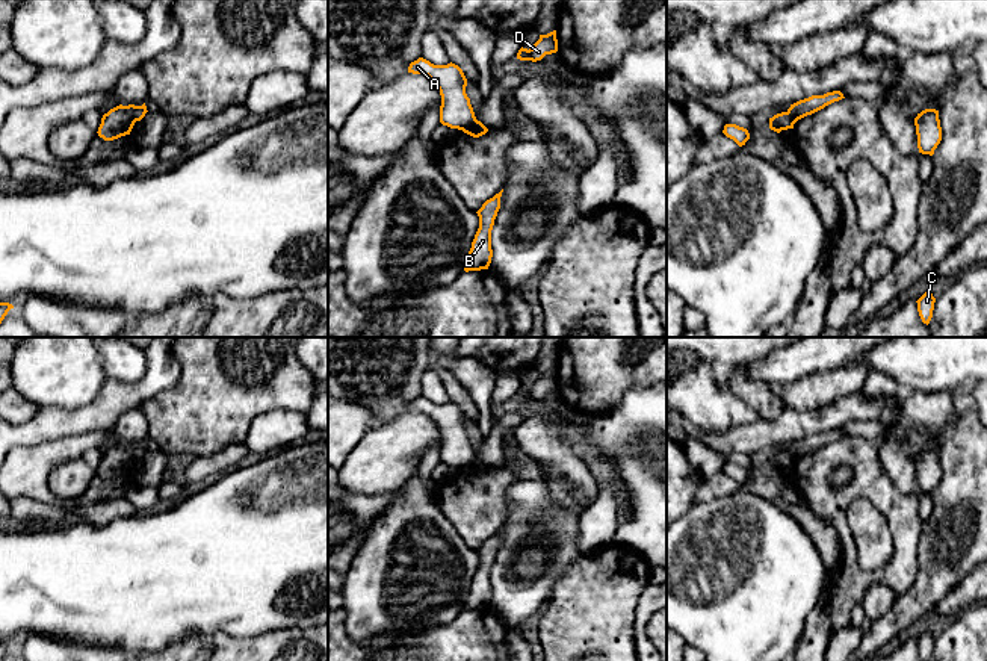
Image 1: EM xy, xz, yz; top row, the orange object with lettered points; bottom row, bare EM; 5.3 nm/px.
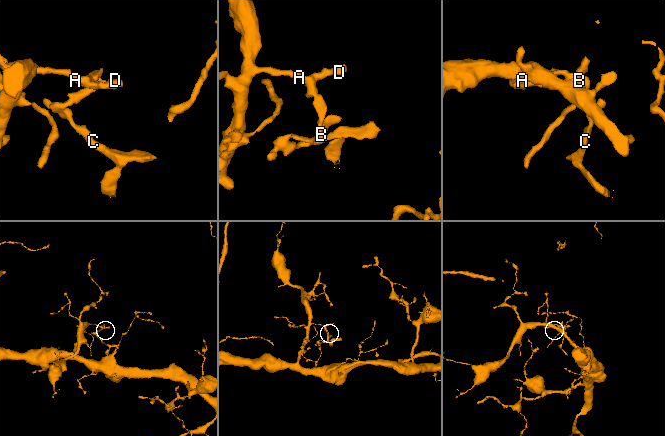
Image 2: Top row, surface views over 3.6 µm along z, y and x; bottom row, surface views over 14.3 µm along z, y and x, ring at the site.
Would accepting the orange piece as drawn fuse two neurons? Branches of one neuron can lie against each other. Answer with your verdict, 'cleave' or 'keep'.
cleave

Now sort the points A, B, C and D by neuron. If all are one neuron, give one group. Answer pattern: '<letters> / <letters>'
A D / B C

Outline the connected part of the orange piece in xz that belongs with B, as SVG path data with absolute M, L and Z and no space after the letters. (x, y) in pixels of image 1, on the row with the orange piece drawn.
M503 189L496 194L493 198L487 200L482 207L476 212L479 216L479 228L472 242L467 260L464 263L464 271L481 271L488 269L493 257L491 250L491 230L494 219L500 209L500 197Z

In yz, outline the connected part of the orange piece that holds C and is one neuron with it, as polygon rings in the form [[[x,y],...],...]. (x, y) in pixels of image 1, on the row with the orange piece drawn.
[[[927,290],[916,303],[922,322],[928,325],[933,318],[936,298]]]

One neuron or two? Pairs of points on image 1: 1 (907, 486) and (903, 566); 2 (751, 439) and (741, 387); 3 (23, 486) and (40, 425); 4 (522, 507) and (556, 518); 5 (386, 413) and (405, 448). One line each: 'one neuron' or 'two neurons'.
1: two neurons
2: two neurons
3: two neurons
4: one neuron
5: two neurons

